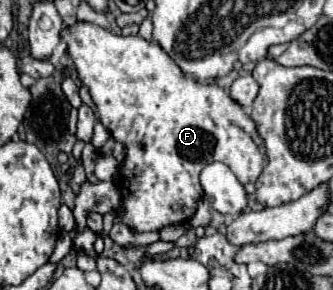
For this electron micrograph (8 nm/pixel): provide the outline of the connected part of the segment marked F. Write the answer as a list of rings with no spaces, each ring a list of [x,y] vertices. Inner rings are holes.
[[[76,21],[64,27],[62,41],[66,43],[66,53],[72,59],[80,81],[90,89],[92,101],[98,105],[98,119],[114,139],[126,145],[126,159],[116,175],[116,187],[122,193],[118,221],[136,231],[160,231],[172,223],[186,223],[194,215],[196,203],[202,197],[198,171],[208,163],[226,163],[242,185],[254,183],[262,173],[266,155],[250,115],[218,85],[198,83],[184,75],[154,41],[144,41],[138,35],[122,37],[90,21]]]

